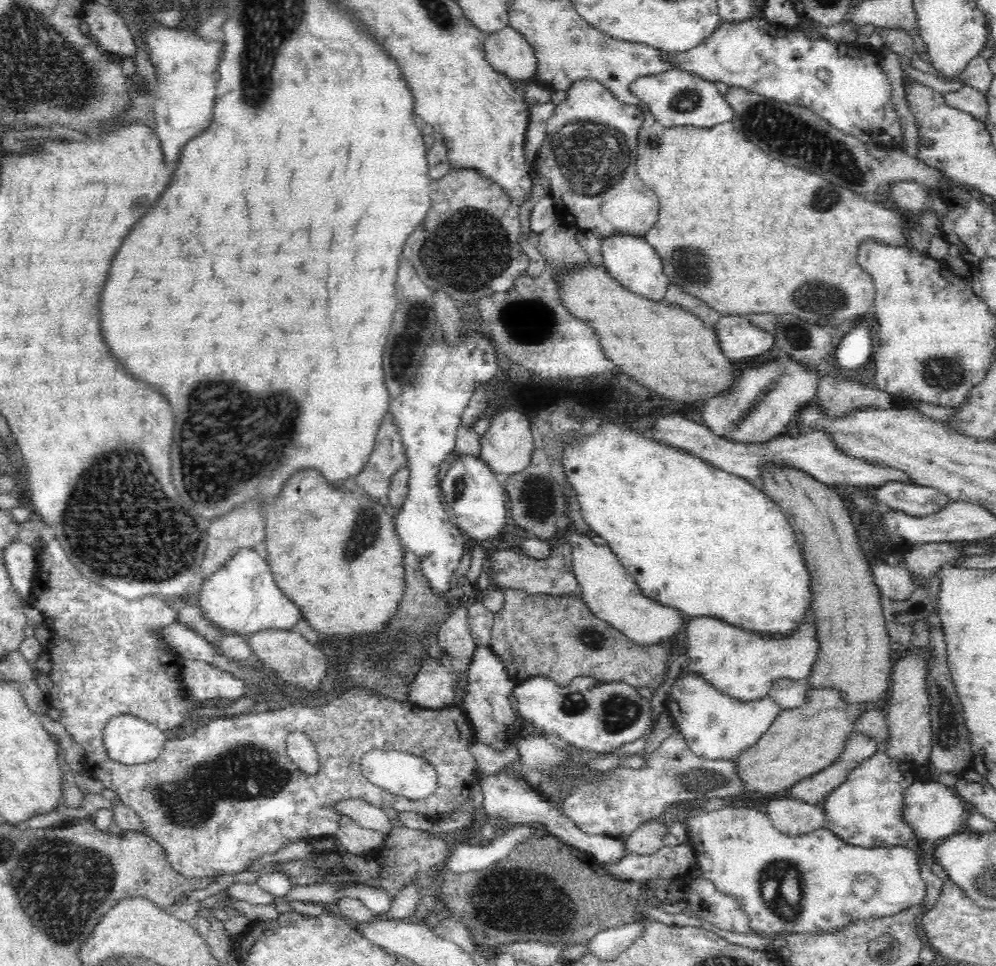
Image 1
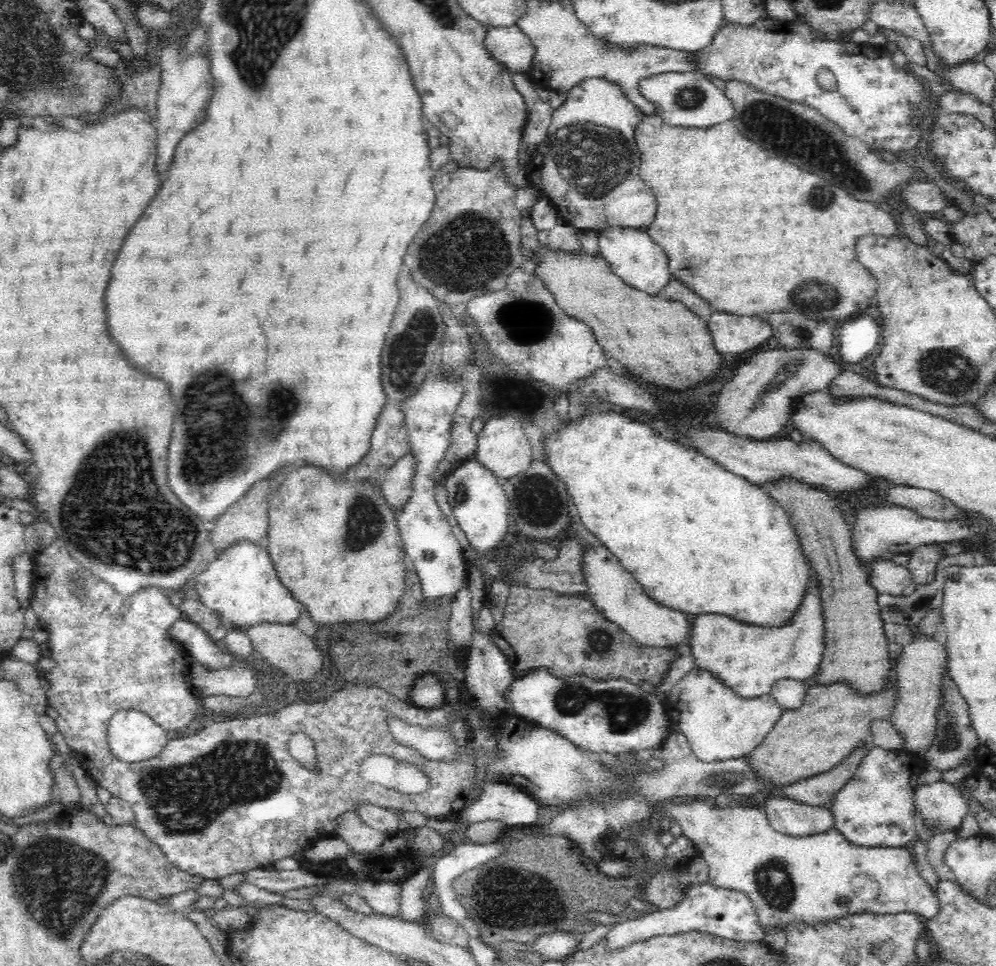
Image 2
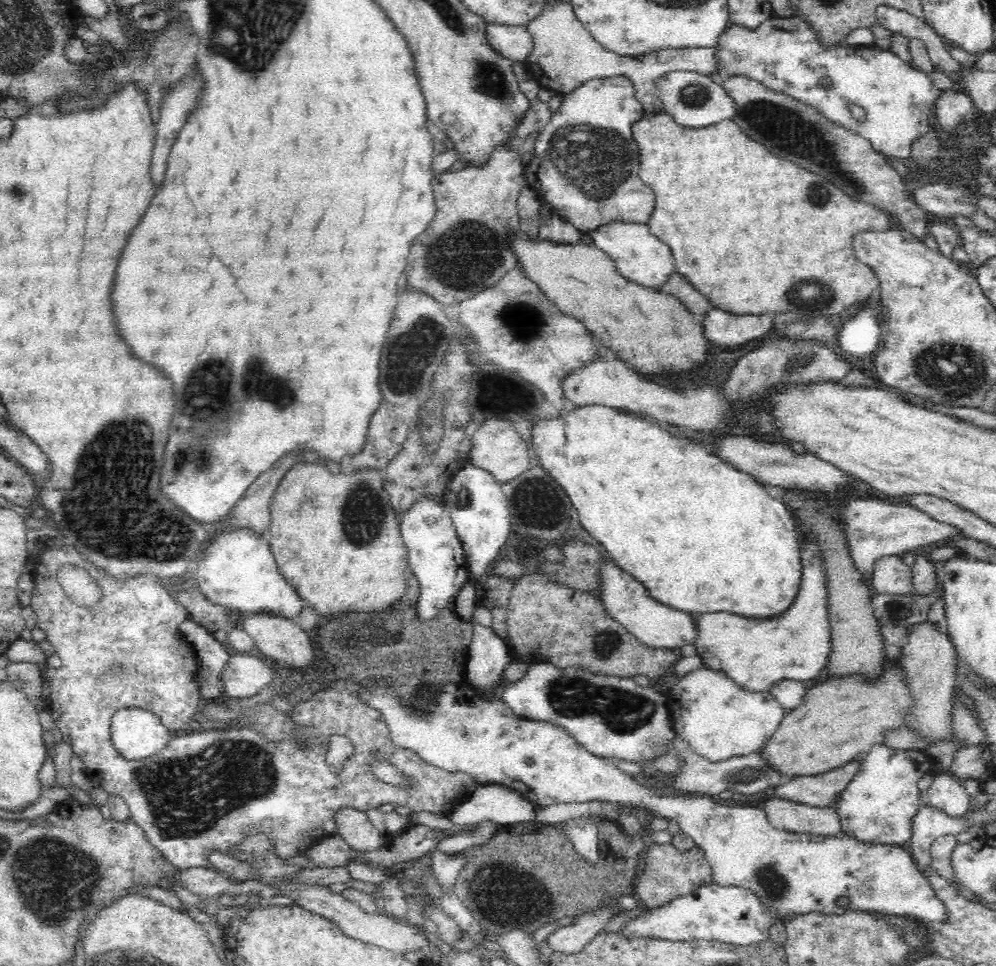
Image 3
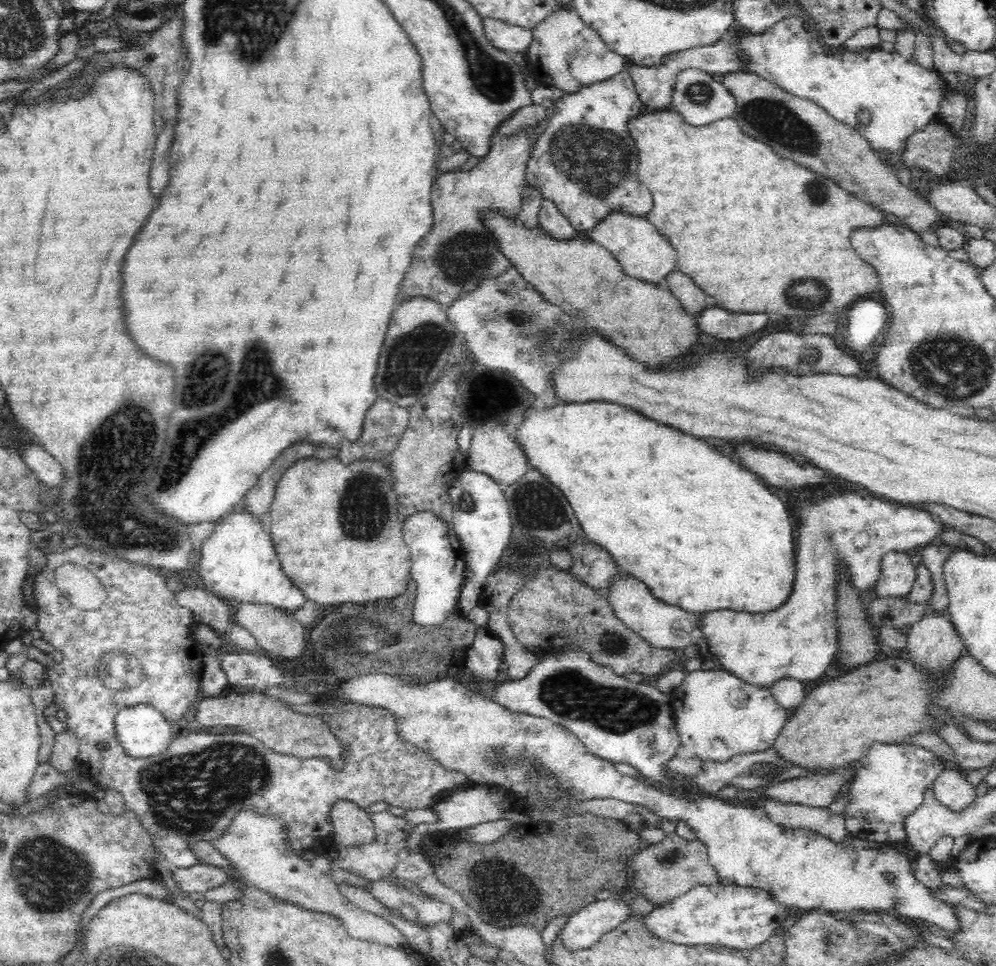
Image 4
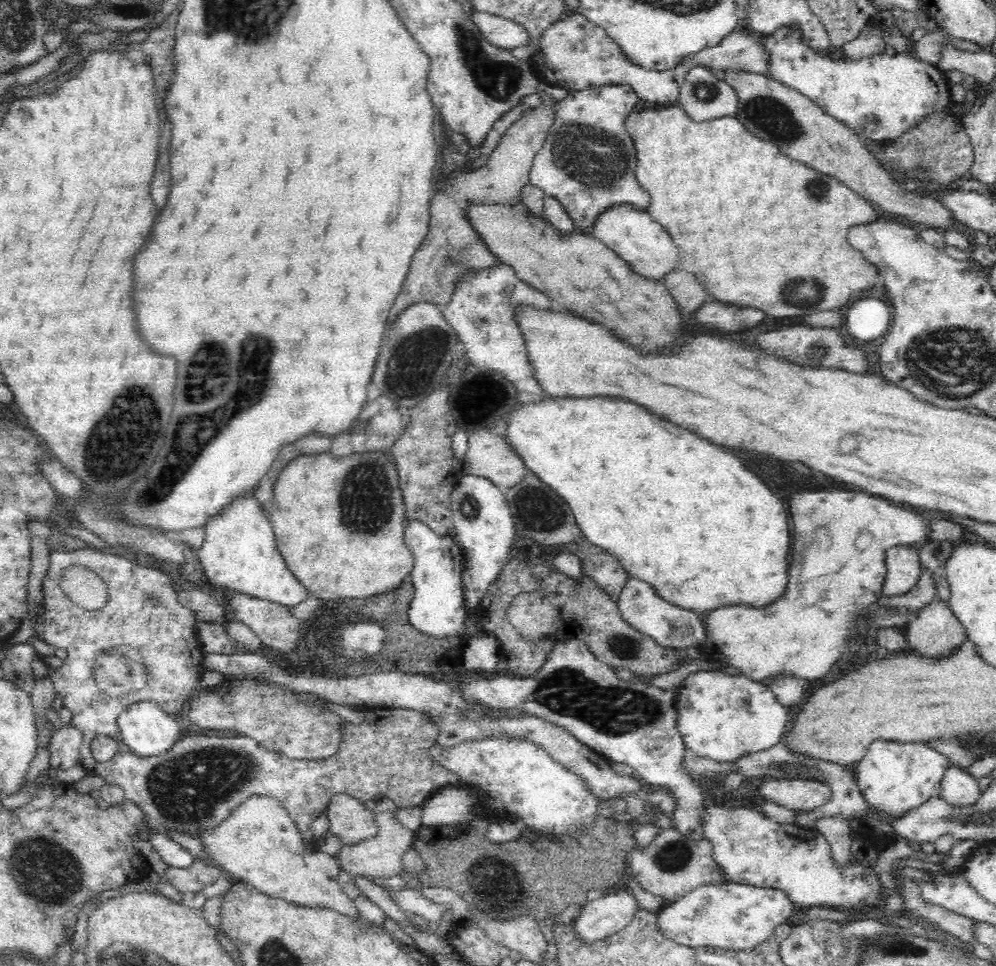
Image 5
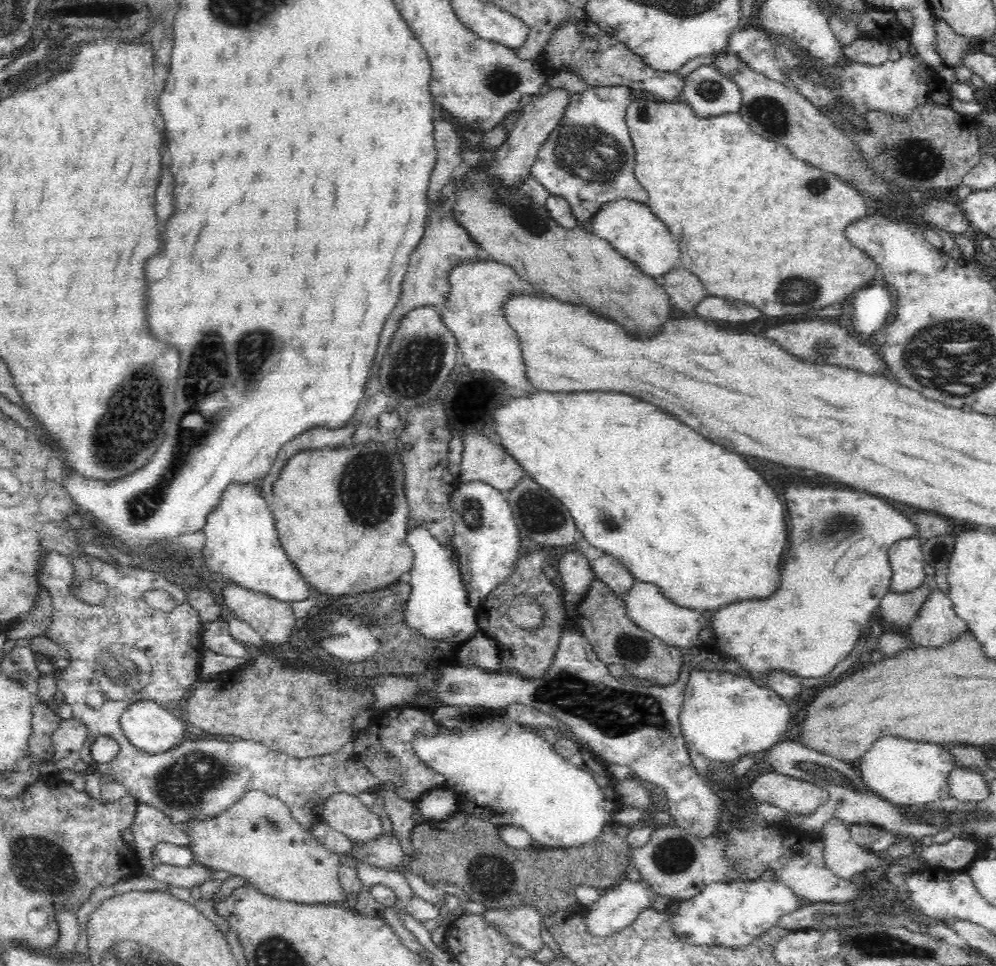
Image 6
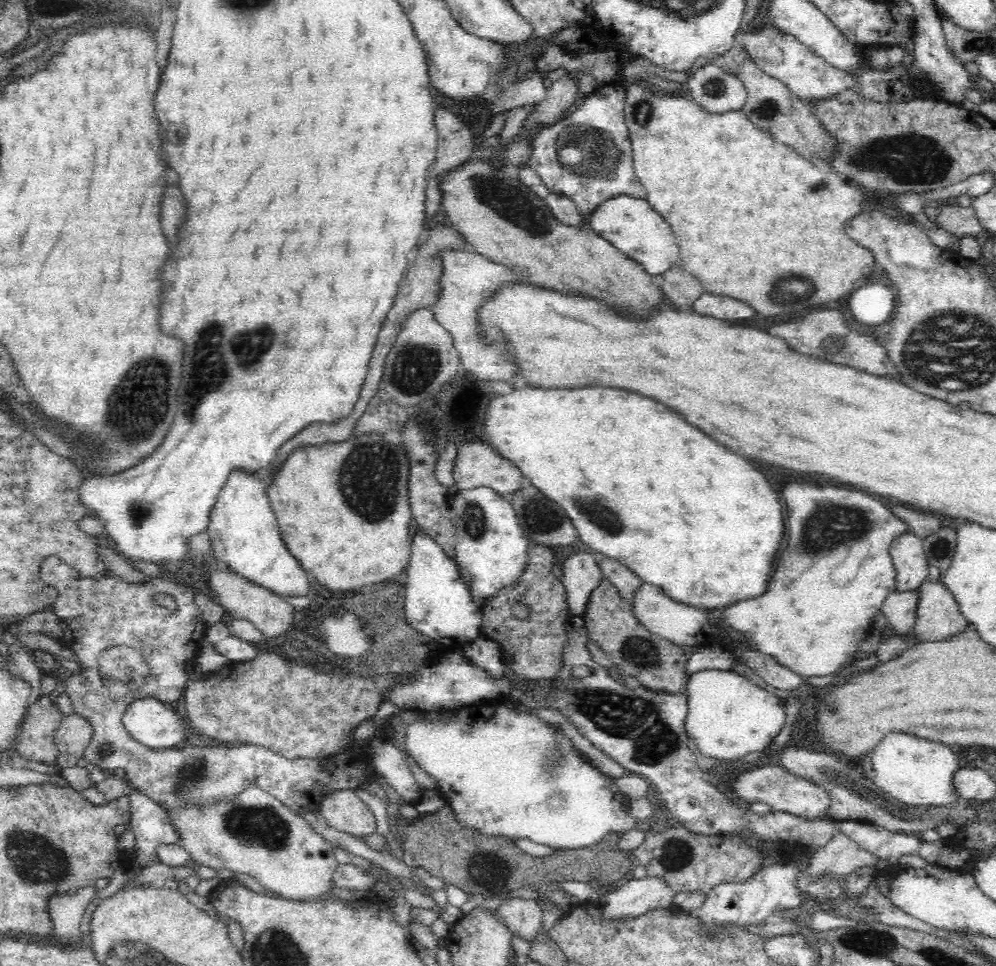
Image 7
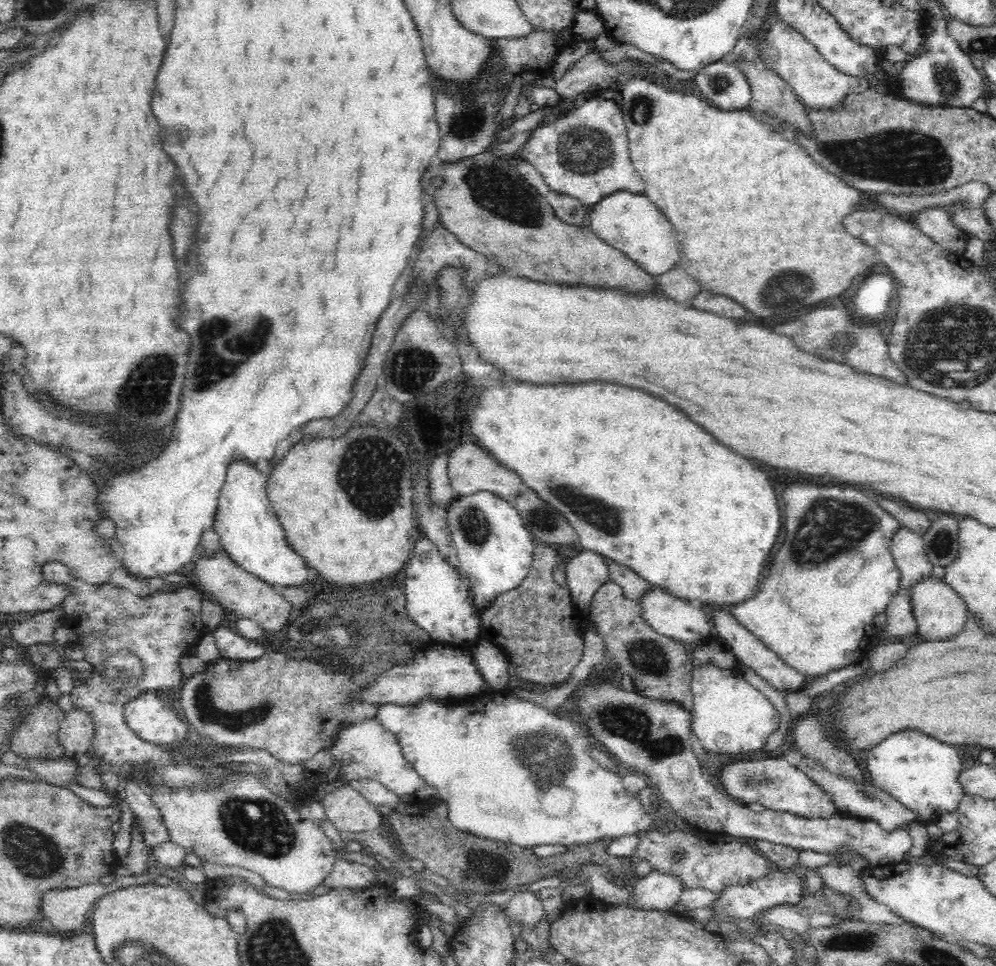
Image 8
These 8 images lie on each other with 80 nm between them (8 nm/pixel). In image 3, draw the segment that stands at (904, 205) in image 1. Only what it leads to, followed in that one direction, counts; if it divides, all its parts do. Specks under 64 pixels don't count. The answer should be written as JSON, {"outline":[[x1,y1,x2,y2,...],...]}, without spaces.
{"outline":[[928,184,928,186,919,187,918,190,912,192,914,201,926,213,936,216,965,216,970,219,976,213,976,208,979,208,977,194,972,194,966,186,950,186,950,184]]}

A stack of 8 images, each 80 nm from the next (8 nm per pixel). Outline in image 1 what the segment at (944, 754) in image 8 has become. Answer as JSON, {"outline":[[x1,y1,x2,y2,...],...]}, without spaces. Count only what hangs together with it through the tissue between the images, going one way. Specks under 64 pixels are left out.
{"outline":[[881,748,870,758,863,760,848,776,848,780,843,782,834,792,830,792,830,796,826,796,826,800,822,804,822,808,826,814,826,824,824,828,830,829,834,834,840,837,844,843,848,843,859,847,894,847,902,846,914,838,914,831,910,827,910,823,905,820,904,796,906,796,906,788,921,780,919,765,908,761,900,761,890,759,886,752]]}

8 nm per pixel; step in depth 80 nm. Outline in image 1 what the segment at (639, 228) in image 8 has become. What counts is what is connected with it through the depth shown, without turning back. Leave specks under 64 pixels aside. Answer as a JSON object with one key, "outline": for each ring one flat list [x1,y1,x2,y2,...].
{"outline":[[610,235,601,238,603,265,610,277,633,293,642,295,647,299,662,301,669,285,668,277,662,272,662,260,659,259,654,247,640,235]]}

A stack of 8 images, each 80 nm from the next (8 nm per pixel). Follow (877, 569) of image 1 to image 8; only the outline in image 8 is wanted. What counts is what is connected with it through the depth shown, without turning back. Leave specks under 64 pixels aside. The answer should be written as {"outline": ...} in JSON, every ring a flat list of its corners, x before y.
{"outline":[[898,527,889,542,891,561,900,571,900,586,906,592,918,581,932,574,932,561,928,558,921,534,906,528]]}

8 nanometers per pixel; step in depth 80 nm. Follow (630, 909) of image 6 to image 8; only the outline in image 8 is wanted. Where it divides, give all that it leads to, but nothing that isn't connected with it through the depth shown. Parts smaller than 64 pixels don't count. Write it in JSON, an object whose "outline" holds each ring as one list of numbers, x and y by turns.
{"outline":[[654,870,643,878,631,877,628,885,632,892,630,906,626,907,647,911,673,910,678,906,680,894,685,889,680,877]]}

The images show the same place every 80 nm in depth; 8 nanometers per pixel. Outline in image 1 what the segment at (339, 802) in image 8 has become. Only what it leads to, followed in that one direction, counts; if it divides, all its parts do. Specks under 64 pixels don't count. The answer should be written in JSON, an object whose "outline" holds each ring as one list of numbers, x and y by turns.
{"outline":[[341,816,334,838,340,842,340,849,355,855,362,855,384,844,386,834,362,828,348,816]]}

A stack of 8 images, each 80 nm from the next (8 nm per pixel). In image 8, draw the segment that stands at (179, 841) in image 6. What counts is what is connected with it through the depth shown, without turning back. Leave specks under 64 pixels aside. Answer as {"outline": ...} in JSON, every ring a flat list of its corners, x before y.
{"outline":[[130,776,123,783,124,785,120,789,122,800,128,804,135,814,135,821,142,829,144,843,150,849,150,852,153,852,154,848,160,843,170,845,170,833,164,825,162,813,152,804,151,798,143,785]]}

